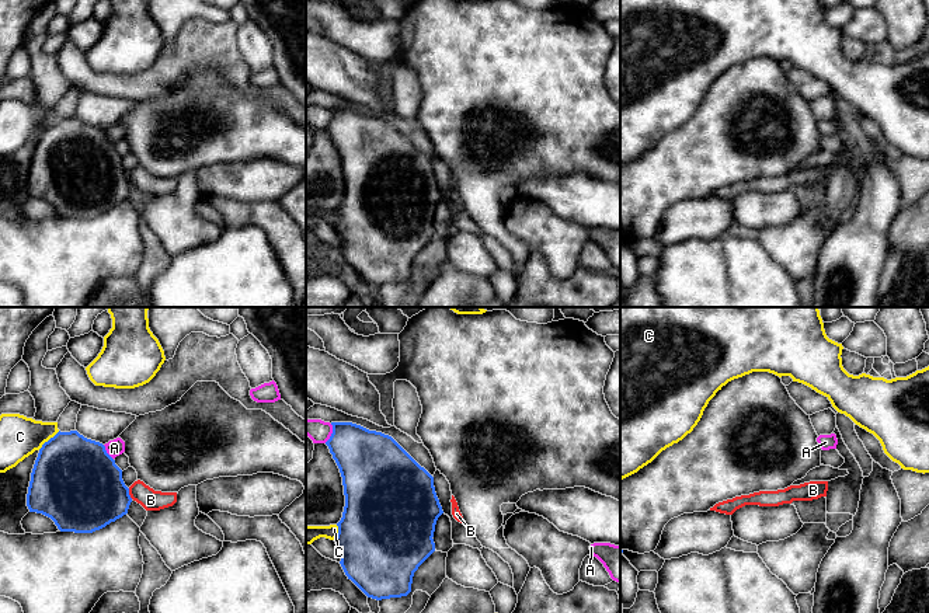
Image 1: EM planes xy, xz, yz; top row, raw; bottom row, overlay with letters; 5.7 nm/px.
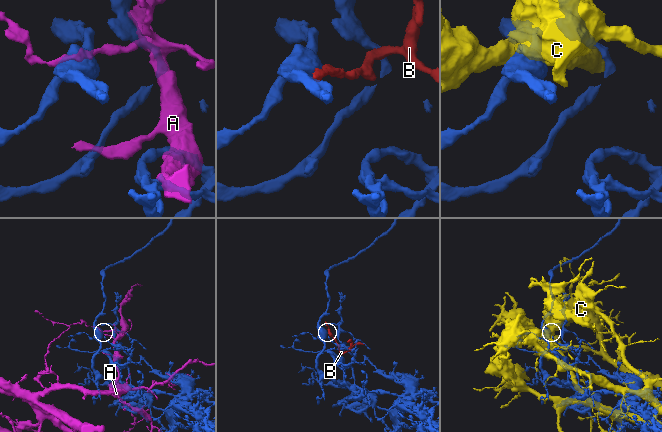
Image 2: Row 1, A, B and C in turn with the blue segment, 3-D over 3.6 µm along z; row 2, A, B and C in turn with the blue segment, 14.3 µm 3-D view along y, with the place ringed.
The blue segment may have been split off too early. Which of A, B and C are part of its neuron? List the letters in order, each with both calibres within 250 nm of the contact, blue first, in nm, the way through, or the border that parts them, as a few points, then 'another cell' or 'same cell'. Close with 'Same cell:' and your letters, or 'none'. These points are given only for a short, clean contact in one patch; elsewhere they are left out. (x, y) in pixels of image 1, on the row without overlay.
A: 340/130 nm | another cell
B: 460/120 nm | same cell
C: 460/240 nm | another cell
Same cell: B

